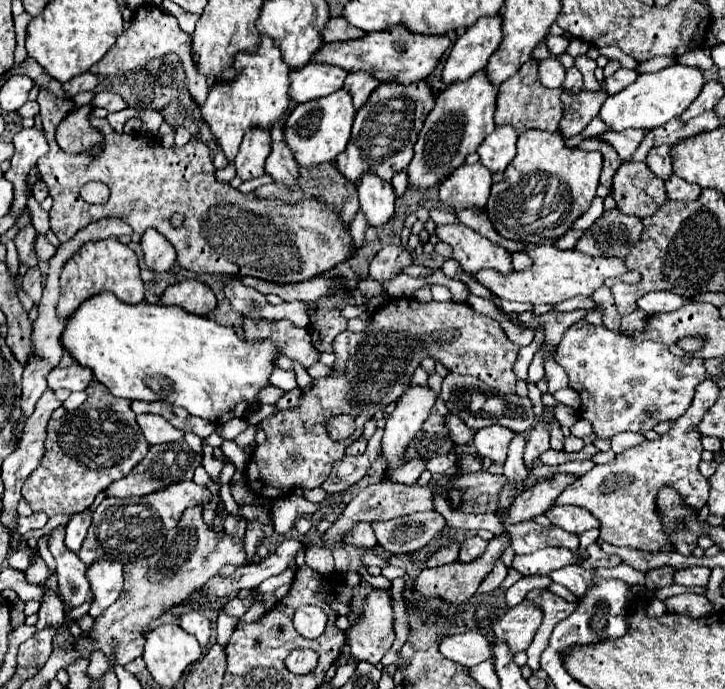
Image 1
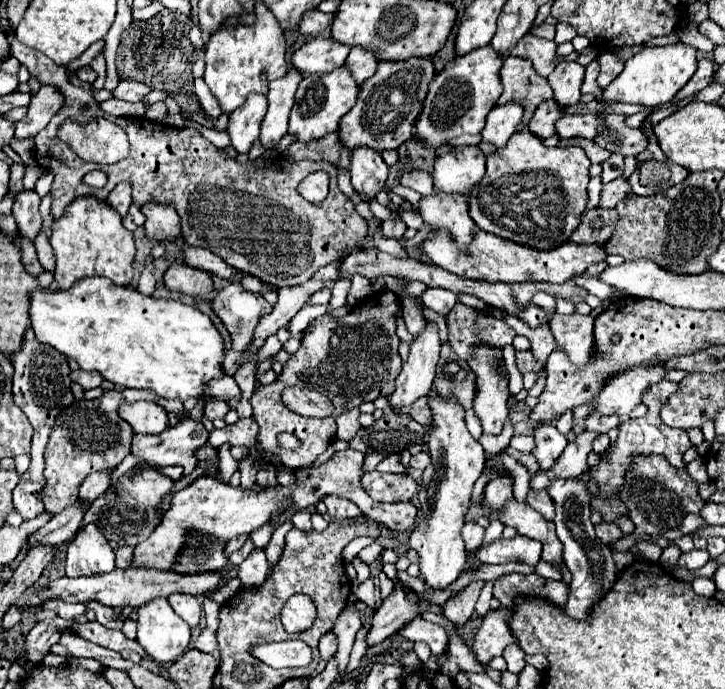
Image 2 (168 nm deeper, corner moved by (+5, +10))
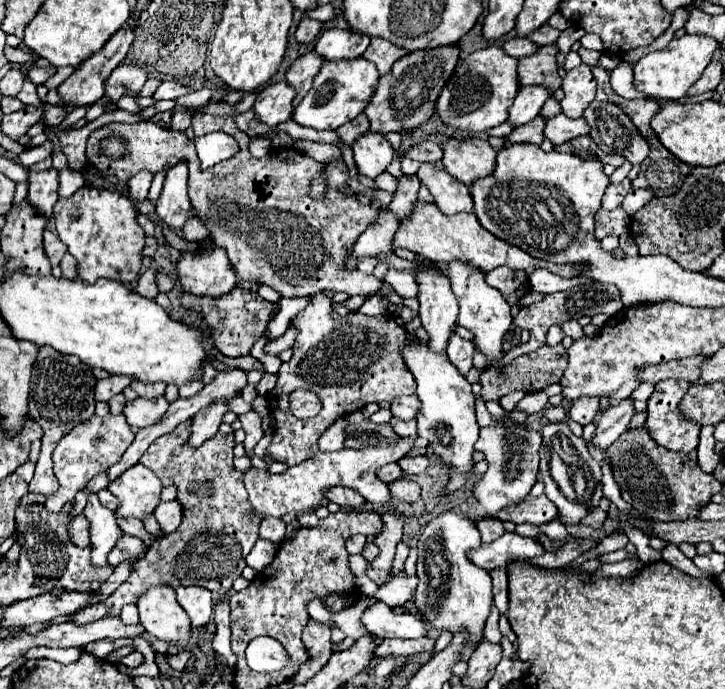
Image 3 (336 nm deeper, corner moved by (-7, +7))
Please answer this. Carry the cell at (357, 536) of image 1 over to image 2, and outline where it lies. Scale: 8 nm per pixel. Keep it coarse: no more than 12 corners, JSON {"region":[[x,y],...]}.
{"region":[[342,496],[324,498],[328,514],[338,522],[358,518],[360,508]]}

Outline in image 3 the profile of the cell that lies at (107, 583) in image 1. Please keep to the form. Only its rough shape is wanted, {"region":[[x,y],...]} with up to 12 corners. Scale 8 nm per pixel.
{"region":[[88,497],[90,563],[110,567],[108,555],[124,531],[114,511]]}

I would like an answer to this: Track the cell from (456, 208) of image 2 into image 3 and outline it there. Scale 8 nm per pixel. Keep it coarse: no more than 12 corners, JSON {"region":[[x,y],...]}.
{"region":[[424,163],[418,179],[444,215],[474,209],[470,187]]}

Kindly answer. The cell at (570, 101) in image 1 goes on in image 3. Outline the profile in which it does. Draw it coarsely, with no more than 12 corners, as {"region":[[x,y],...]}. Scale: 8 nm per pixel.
{"region":[[538,115],[522,127],[516,127],[508,143],[544,141],[546,117]]}

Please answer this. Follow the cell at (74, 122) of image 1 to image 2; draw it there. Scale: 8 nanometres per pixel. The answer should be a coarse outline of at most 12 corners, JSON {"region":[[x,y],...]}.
{"region":[[104,118],[84,128],[68,120],[60,138],[82,160],[116,164],[128,156],[126,132]]}

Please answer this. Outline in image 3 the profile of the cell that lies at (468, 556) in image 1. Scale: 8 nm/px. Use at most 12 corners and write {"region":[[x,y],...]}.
{"region":[[492,517],[476,527],[484,543],[492,543],[504,535],[504,527]]}

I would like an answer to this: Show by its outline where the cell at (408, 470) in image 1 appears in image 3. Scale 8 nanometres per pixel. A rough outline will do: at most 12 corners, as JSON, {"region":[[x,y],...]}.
{"region":[[398,463],[380,467],[376,471],[384,483],[402,479],[404,471]]}

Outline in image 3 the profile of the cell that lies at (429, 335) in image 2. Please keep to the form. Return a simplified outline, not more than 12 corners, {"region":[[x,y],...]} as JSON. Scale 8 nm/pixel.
{"region":[[420,269],[420,321],[446,353],[458,303],[446,275]]}

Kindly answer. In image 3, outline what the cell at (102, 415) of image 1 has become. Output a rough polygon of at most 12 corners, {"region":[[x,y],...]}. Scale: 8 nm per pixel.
{"region":[[94,415],[54,449],[62,511],[94,475],[120,461],[134,433],[120,415]]}

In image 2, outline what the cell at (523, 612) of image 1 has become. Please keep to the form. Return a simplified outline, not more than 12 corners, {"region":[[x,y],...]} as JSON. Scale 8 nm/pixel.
{"region":[[490,610],[472,642],[478,664],[500,656],[514,636],[512,610]]}

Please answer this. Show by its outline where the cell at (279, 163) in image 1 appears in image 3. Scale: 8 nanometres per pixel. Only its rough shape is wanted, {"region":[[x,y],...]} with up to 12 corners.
{"region":[[314,51],[302,55],[288,71],[294,87],[292,107],[310,91],[324,59]]}

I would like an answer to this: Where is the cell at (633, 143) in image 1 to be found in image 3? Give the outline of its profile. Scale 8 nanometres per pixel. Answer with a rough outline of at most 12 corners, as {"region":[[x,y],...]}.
{"region":[[584,117],[546,121],[544,135],[556,145],[588,135]]}

